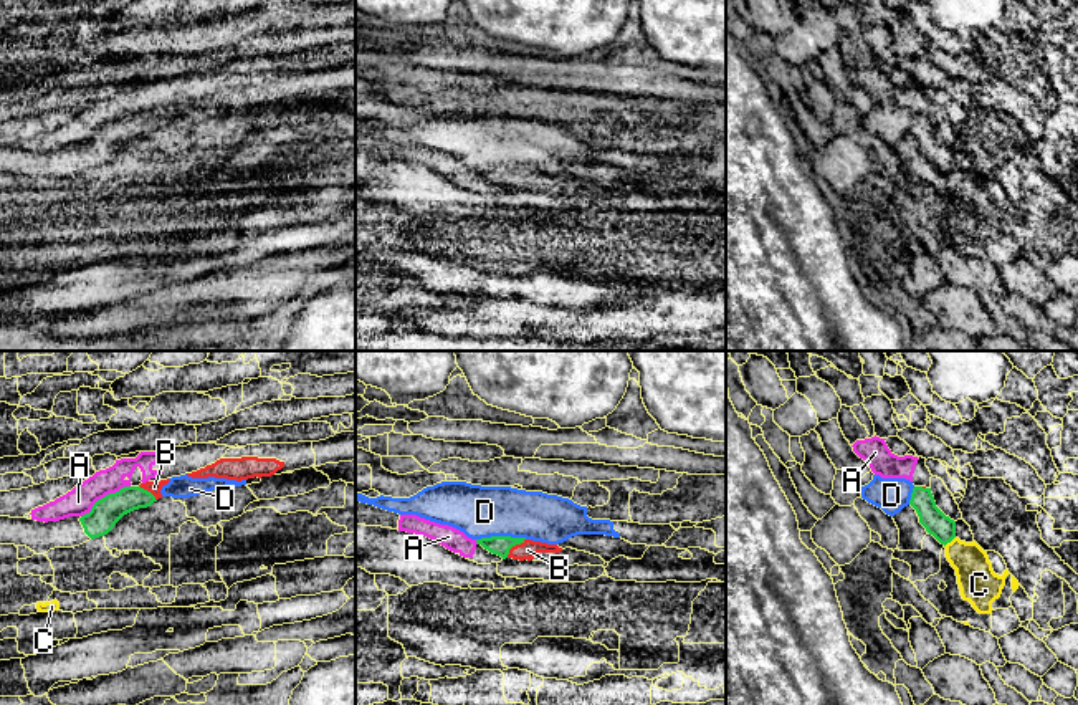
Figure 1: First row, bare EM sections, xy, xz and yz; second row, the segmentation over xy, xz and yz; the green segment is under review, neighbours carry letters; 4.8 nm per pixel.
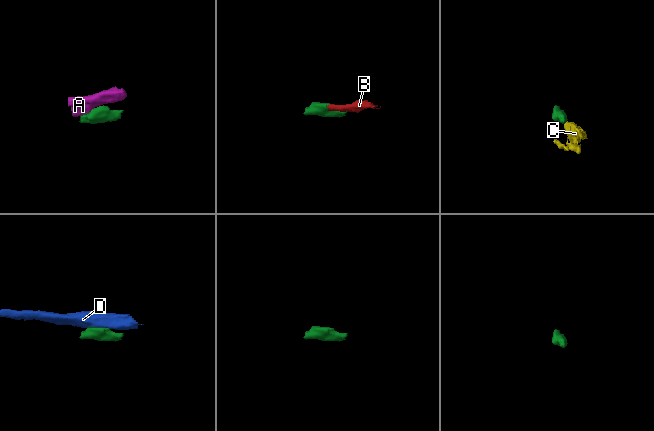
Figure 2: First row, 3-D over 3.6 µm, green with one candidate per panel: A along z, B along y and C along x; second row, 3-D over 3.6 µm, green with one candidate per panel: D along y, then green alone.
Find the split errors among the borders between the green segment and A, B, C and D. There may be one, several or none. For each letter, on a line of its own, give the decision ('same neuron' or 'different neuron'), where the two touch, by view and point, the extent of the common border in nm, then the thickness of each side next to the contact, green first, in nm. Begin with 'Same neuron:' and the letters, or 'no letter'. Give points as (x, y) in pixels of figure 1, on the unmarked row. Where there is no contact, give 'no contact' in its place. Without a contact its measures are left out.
Same neuron: B
A: different neuron | xy (106, 124) | 280 nm | 140/140 nm
B: same neuron | xz (513, 174) | 130 nm | 100/90 nm
C: different neuron | yz (949, 171) | 80 nm | 120/190 nm
D: different neuron | xz (501, 166) | 240 nm | 100/260 nm

